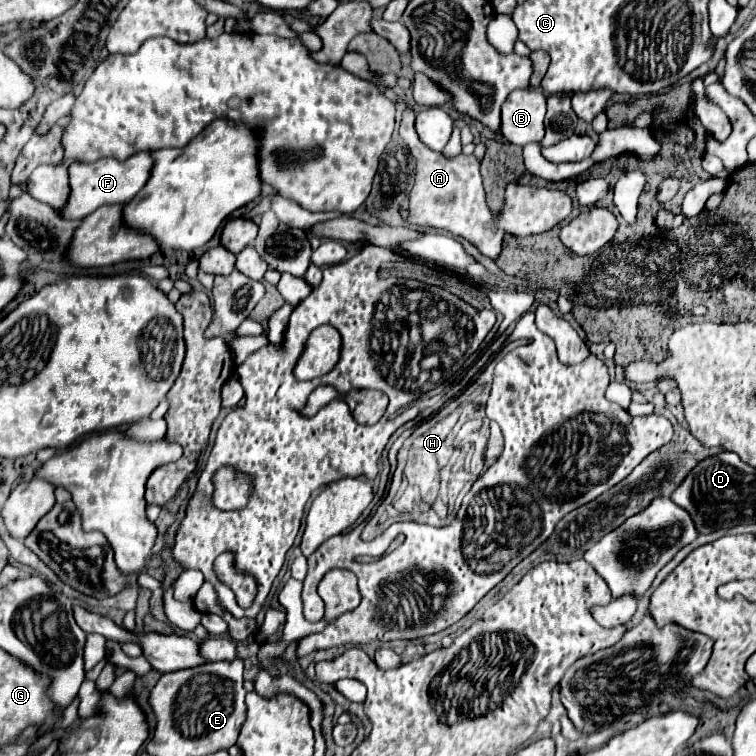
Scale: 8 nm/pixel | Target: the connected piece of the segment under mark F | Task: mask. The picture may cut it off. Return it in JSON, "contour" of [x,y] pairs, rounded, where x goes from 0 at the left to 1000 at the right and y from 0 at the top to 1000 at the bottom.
{"contour":[[[184,201],[165,214],[149,212],[149,209],[136,209],[123,217],[99,214],[91,220],[91,243],[94,243],[91,262],[81,272],[81,278],[75,278],[75,283],[86,286],[89,291],[107,291],[134,272],[165,270],[192,246],[192,241],[197,238],[200,222],[202,222],[202,212],[197,209],[197,201]]]}

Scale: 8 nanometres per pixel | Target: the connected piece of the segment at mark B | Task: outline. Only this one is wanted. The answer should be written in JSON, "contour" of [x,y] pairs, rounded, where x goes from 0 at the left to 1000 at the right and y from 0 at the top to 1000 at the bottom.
{"contour":[[[679,119],[663,140],[663,175],[671,188],[694,193],[718,183],[721,127],[716,119]]]}

